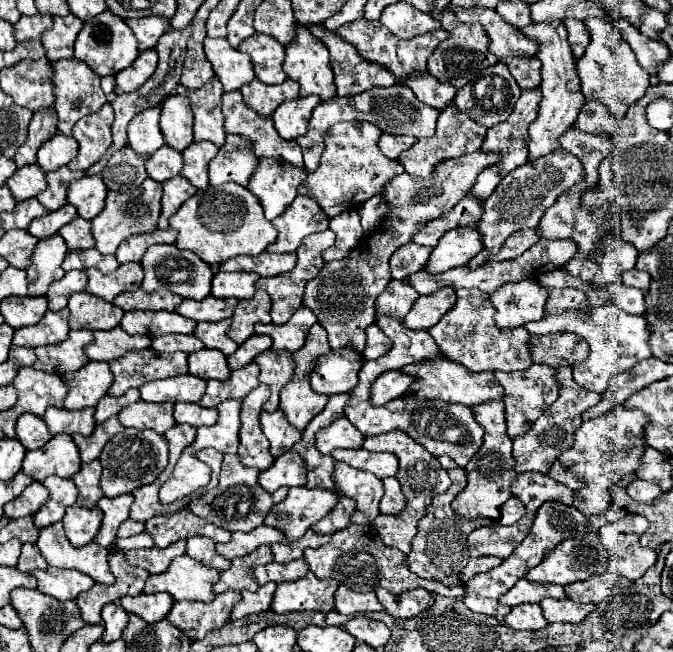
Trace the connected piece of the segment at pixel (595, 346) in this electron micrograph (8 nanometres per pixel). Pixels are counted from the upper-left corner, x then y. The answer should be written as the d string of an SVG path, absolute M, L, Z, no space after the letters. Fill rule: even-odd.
M611 304L570 310L556 316L544 316L539 321L527 323L525 329L529 333L537 333L537 335L545 335L545 333L553 333L553 331L573 331L573 333L581 335L589 343L589 357L585 359L585 363L577 363L577 367L573 367L573 379L581 387L585 387L589 391L597 391L597 393L605 393L605 387L609 387L609 379L617 371L627 371L641 359L651 357L651 351L647 345L649 325L645 323L645 319L627 315ZM610 309L615 309L615 311L610 311Z

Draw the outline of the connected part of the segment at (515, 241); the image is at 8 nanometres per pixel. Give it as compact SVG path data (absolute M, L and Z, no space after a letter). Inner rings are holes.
M533 229L533 231L521 231L519 235L511 235L511 237L503 243L501 251L499 251L497 255L491 255L489 261L507 261L507 259L515 259L515 257L523 255L535 241L539 241L535 229Z

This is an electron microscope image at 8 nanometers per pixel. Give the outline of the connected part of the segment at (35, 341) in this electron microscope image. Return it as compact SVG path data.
M61 309L57 313L47 311L37 325L15 329L13 343L19 347L39 347L39 345L61 343L67 339L67 333L69 333L67 317L69 317L67 309Z

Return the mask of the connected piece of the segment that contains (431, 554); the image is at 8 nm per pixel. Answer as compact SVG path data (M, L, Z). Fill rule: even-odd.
M447 455L440 456L438 461L441 467L449 473L451 477L451 487L441 493L441 495L435 495L433 503L427 507L427 513L419 519L419 525L417 525L417 535L415 539L411 541L411 553L407 555L407 565L413 573L417 573L419 577L423 579L435 579L447 587L451 585L459 585L461 579L461 571L465 569L467 565L467 559L469 559L469 551L467 551L467 535L475 529L475 521L473 519L467 519L467 517L461 517L455 513L453 509L453 499L465 489L465 479L467 479L467 473L465 469L461 469L451 457Z

